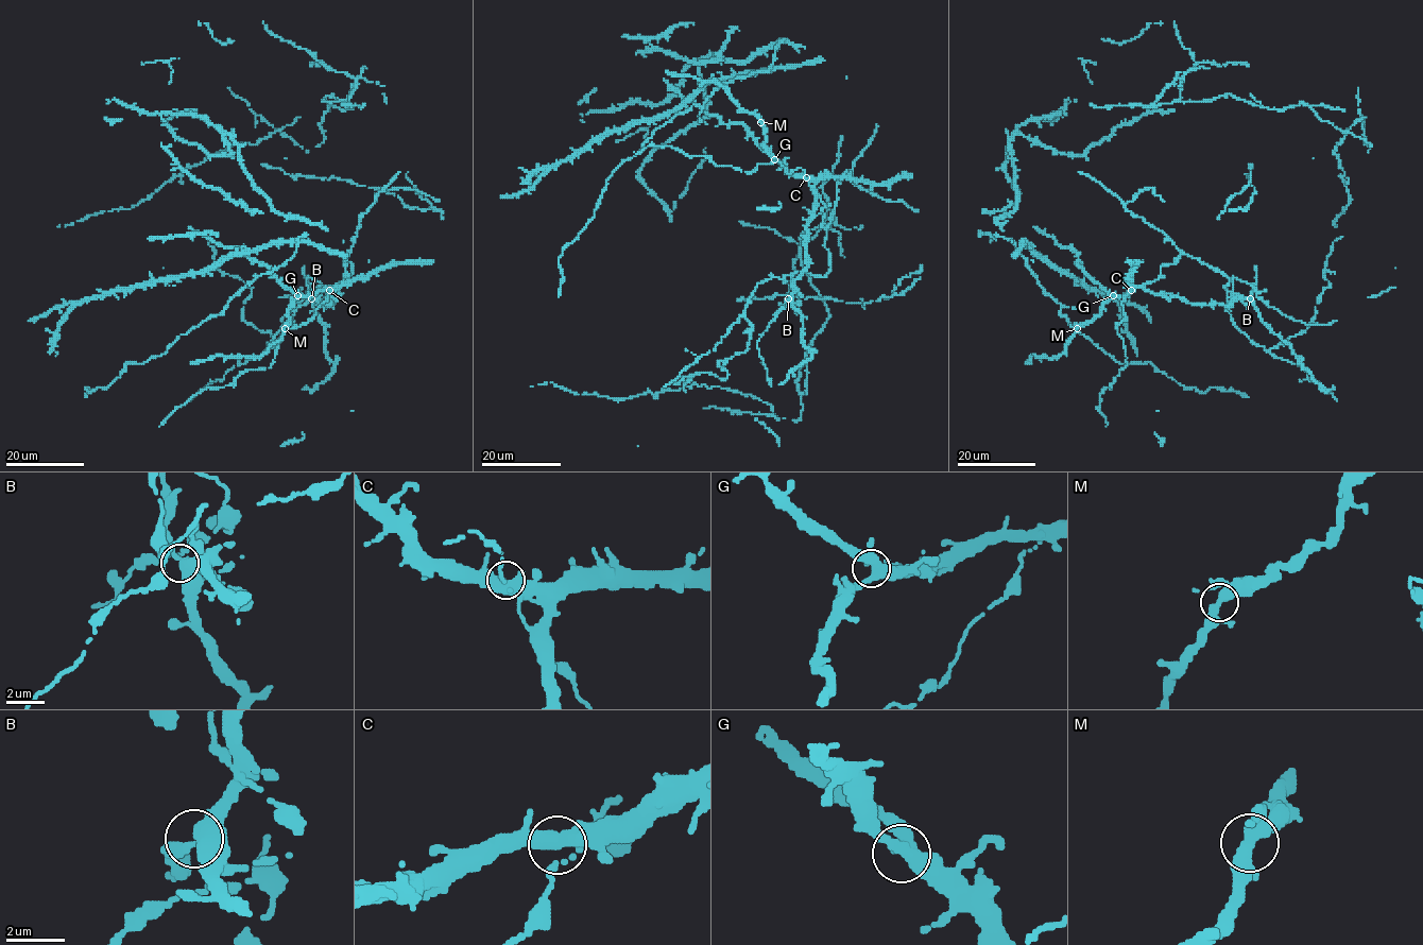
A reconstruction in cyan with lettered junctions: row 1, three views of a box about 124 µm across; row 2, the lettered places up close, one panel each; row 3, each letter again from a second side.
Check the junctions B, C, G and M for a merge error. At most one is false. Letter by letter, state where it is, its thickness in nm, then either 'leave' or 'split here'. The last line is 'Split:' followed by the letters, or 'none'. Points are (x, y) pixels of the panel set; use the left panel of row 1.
B: place (311, 298); calibre 320 nm; leave
C: place (329, 290); calibre 400 nm; leave
G: place (297, 295); calibre 400 nm; leave
M: place (285, 328); calibre 360 nm; leave
Split: none

